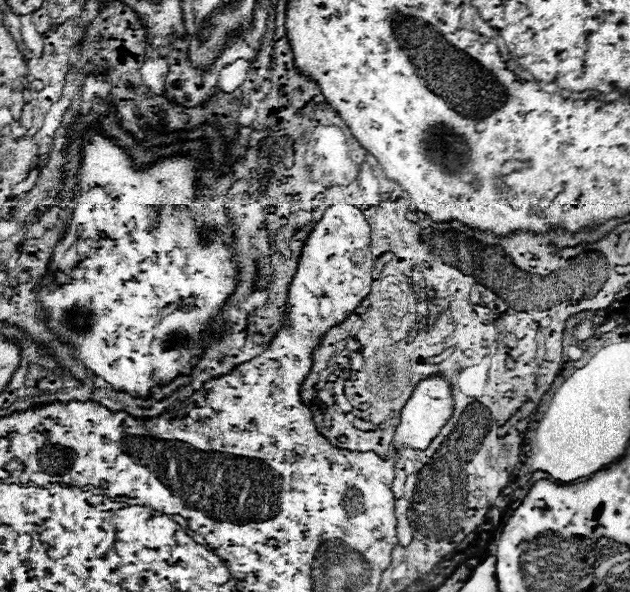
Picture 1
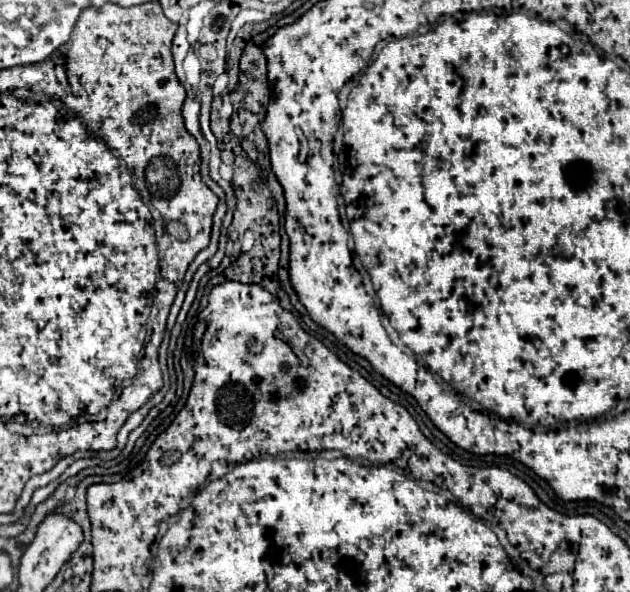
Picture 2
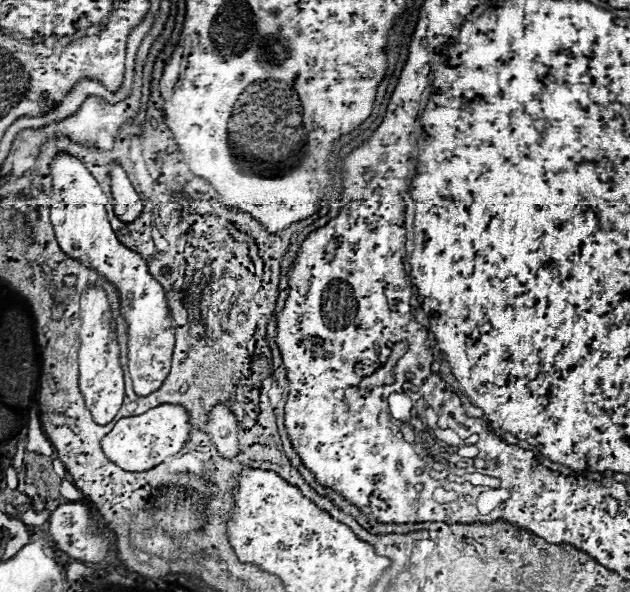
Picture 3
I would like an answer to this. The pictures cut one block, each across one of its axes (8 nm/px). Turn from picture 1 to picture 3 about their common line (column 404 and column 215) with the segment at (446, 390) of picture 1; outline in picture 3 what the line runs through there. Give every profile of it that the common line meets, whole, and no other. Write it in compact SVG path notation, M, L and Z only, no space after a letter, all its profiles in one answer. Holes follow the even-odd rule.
M216 404L212 410L206 412L206 424L204 424L204 432L212 438L212 442L216 444L218 452L224 458L234 458L238 454L238 446L236 446L236 436L238 436L238 420L234 416L234 412L230 410L228 404Z

